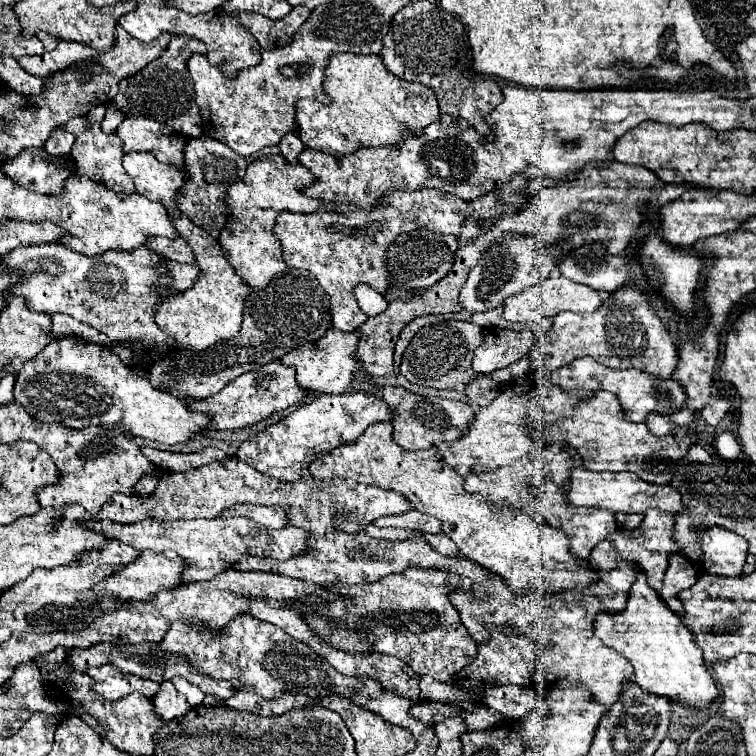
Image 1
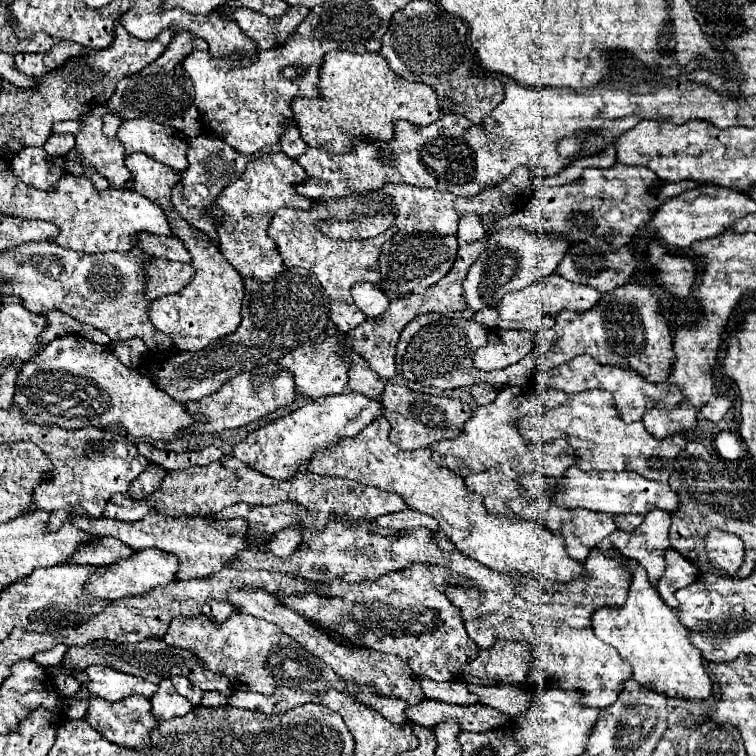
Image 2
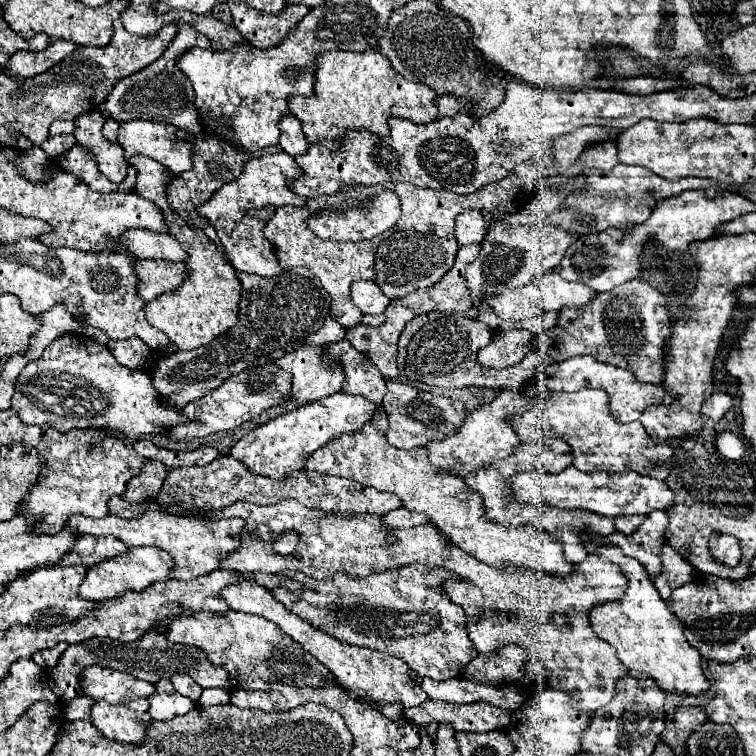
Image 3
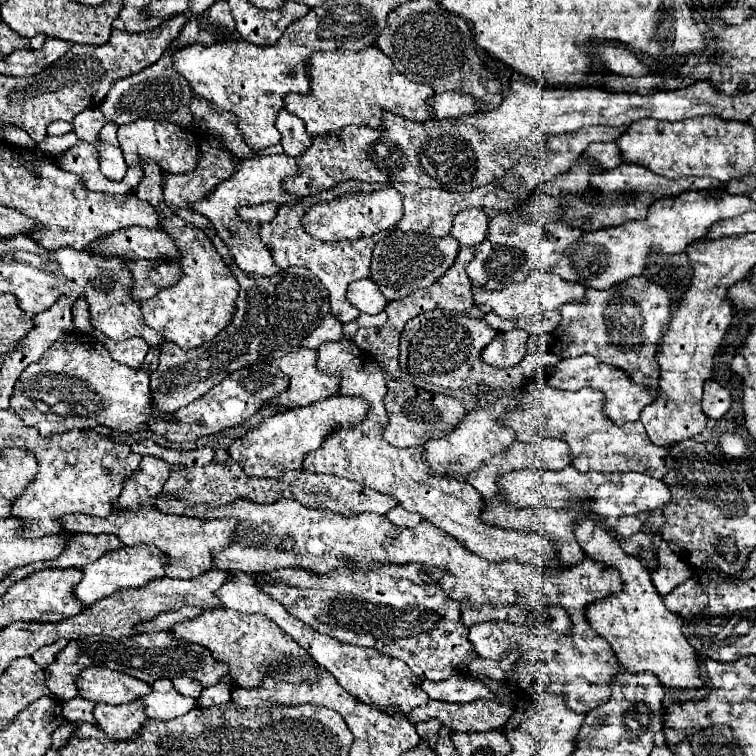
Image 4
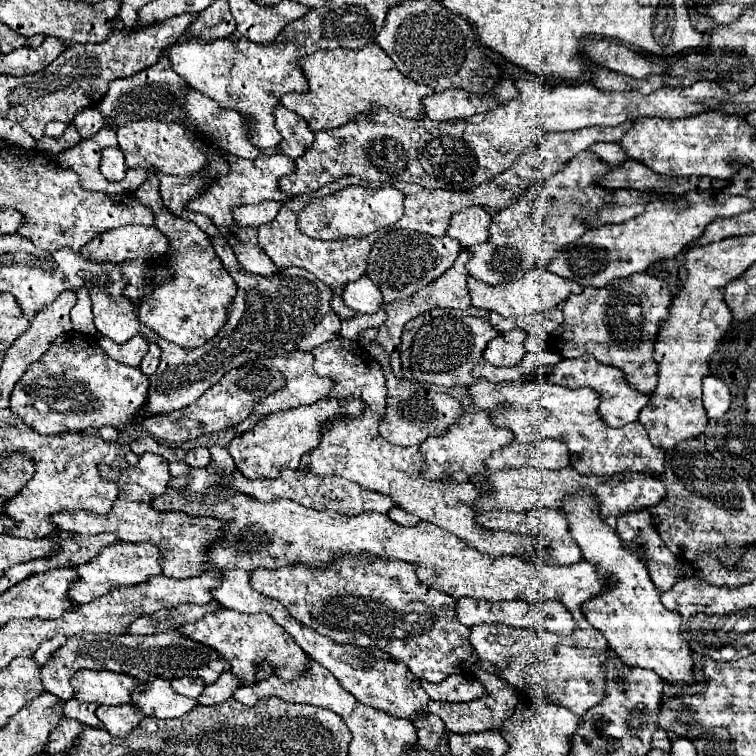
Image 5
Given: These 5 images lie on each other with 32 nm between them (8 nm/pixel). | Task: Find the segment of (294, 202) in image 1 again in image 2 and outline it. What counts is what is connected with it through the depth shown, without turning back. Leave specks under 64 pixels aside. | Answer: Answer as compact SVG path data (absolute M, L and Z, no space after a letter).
M284 152L278 154L264 154L258 160L248 162L246 172L238 178L238 182L226 186L220 196L208 208L208 216L214 218L216 210L222 212L222 222L216 224L218 238L220 238L220 252L226 260L238 270L242 276L254 276L258 280L268 282L276 274L284 270L280 264L280 254L276 252L274 240L268 238L266 228L274 216L274 212L282 206L290 208L310 208L312 200L294 192L294 184L306 180L306 172L298 162L288 158Z

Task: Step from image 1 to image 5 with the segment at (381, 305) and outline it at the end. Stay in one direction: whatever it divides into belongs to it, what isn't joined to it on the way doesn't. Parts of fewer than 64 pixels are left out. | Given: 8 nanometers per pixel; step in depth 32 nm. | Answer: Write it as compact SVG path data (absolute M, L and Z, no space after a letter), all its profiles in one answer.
M362 276L360 280L354 280L344 286L342 300L354 312L376 312L382 304L382 294L368 276Z

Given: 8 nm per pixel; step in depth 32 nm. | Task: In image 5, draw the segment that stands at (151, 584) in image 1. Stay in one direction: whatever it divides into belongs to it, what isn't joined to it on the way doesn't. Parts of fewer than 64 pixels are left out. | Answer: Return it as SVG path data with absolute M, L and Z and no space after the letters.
M114 542L102 548L102 552L88 560L86 564L80 564L74 568L78 574L78 580L70 584L68 588L68 600L72 604L84 604L94 600L96 596L102 596L104 592L110 592L116 586L132 586L146 582L154 574L162 574L160 564L158 564L158 548L152 544L142 544L142 542Z

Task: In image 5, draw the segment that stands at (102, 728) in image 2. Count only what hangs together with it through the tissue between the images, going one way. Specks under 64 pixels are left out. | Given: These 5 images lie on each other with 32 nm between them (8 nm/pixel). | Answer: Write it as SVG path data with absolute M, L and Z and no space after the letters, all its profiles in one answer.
M122 704L122 706L100 706L96 710L98 718L104 722L106 730L112 736L128 736L134 726L144 718L144 714L138 708L132 708L132 704Z

